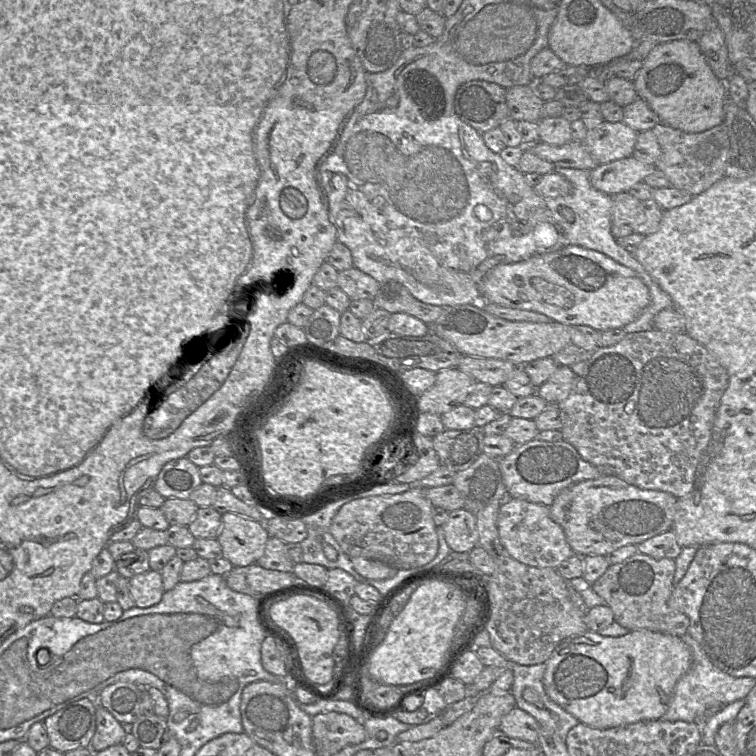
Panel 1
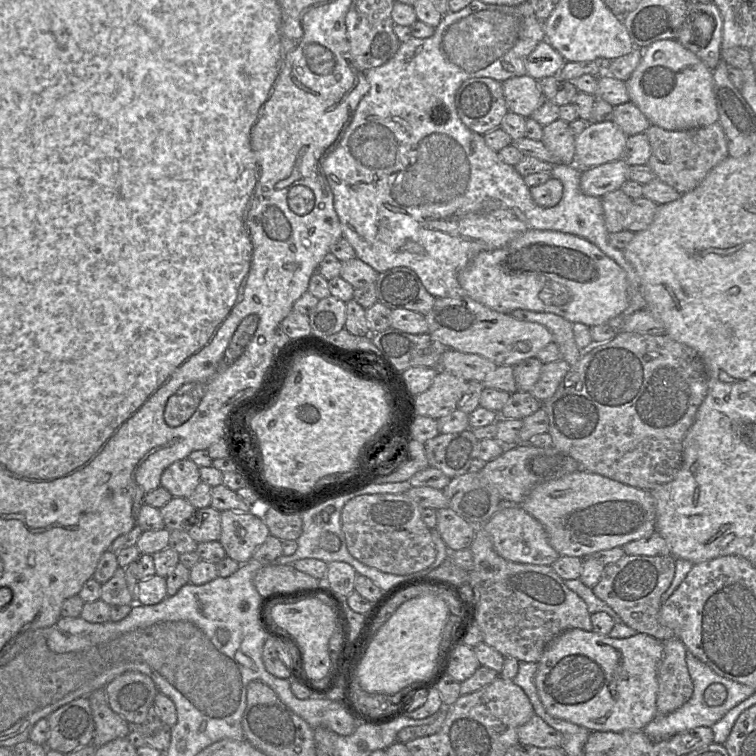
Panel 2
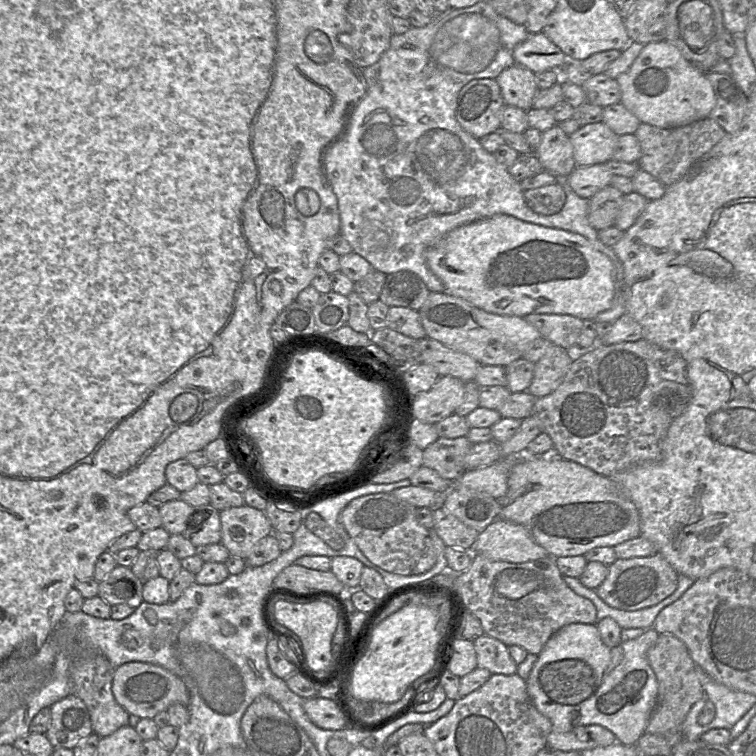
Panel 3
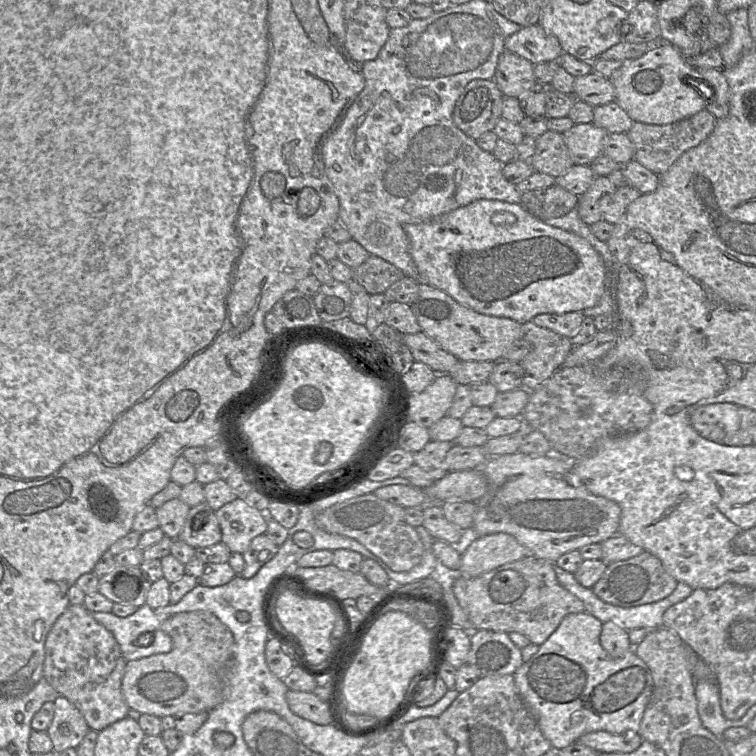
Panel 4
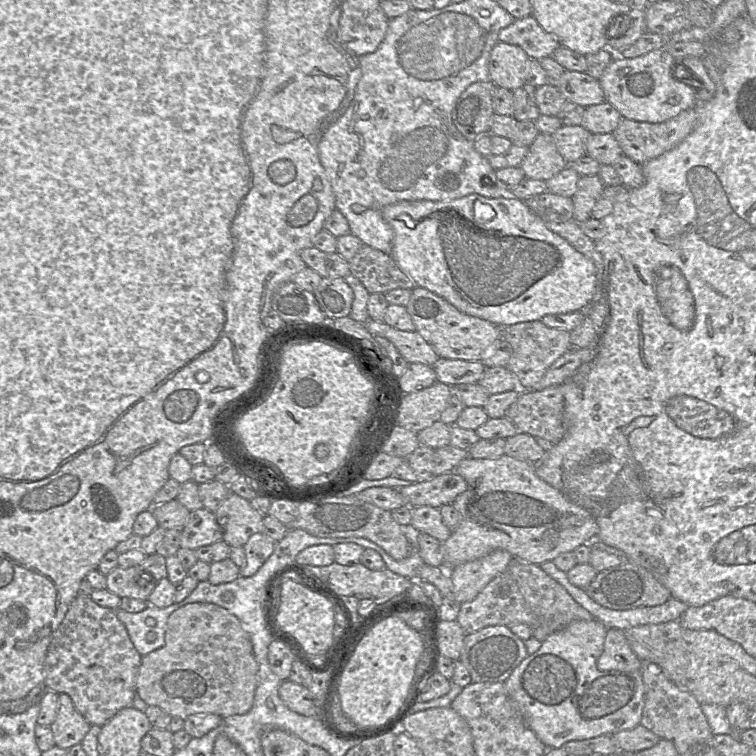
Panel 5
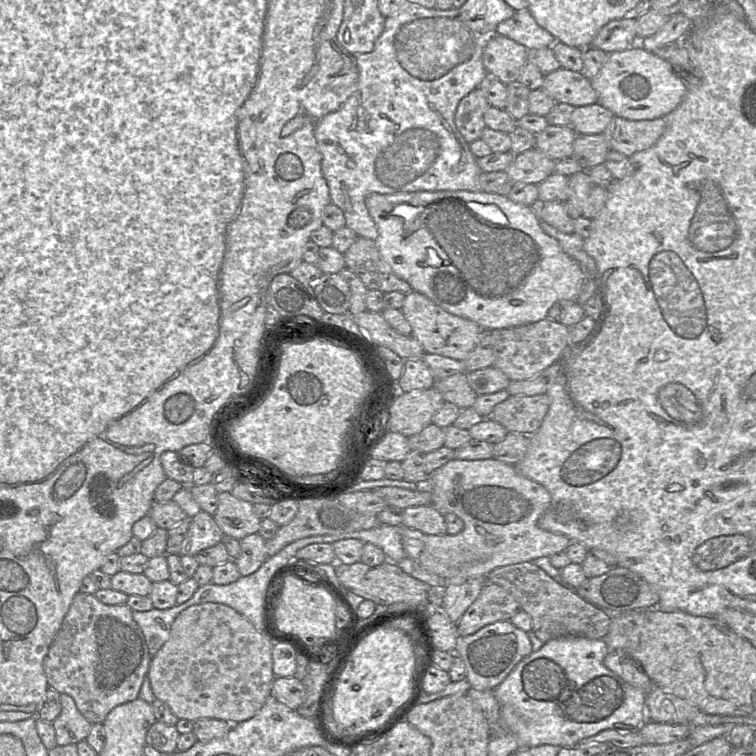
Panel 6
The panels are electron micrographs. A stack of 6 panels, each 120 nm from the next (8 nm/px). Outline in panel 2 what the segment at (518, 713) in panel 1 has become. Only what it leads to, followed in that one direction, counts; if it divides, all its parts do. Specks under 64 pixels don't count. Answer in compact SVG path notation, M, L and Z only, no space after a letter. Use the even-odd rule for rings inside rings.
M536 714L524 725L517 729L520 744L532 745L539 748L555 748L562 745L563 736L549 726Z

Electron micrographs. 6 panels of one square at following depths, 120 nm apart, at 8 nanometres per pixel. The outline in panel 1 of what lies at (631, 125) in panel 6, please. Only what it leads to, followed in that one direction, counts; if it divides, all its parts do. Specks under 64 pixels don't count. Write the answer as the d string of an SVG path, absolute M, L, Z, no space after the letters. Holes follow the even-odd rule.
M662 123L652 131L661 147L655 166L666 175L673 187L696 196L725 176L730 139L724 123L699 133L684 132Z

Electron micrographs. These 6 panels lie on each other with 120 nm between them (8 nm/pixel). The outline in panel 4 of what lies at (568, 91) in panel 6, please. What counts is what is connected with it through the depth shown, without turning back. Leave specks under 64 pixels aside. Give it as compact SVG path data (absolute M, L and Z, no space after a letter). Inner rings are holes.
M592 71L575 78L573 97L596 107L615 101L615 88L609 78Z

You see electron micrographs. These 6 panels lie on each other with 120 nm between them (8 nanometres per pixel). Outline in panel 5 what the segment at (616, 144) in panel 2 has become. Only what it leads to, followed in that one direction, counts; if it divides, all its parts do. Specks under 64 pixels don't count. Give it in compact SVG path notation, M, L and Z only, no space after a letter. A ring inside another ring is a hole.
M581 125L561 126L552 137L558 152L569 164L586 155L586 143L590 134Z

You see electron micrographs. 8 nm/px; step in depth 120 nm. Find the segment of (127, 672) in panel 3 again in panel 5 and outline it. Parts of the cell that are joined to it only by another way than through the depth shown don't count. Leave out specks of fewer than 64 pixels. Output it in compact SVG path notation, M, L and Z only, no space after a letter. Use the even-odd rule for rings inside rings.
M194 602L174 611L167 620L165 644L142 656L136 693L149 706L157 706L172 717L217 714L222 718L247 713L253 706L258 664L248 633L228 610L206 602Z

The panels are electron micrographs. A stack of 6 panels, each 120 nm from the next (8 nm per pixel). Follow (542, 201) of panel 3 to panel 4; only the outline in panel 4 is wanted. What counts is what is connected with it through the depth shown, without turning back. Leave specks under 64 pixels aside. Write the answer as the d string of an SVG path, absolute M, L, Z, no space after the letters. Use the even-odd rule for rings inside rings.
M557 183L521 193L521 205L539 220L559 218L578 205L579 197Z

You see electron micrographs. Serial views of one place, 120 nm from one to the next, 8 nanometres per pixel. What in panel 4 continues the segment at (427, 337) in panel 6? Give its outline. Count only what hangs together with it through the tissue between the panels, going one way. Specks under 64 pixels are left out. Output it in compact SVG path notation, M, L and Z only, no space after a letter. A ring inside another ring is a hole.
M420 281L418 296L411 304L411 309L421 330L460 361L498 362L504 358L504 353L514 341L523 338L522 325L517 321L506 317L497 317L476 312L458 303L446 292L426 282Z

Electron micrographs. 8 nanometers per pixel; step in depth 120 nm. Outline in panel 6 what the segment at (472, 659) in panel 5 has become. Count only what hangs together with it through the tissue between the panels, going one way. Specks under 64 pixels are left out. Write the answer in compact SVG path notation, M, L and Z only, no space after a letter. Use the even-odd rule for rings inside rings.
M511 621L488 624L469 636L459 636L455 655L465 663L466 679L472 688L494 690L526 656L533 652L528 633L517 628Z

